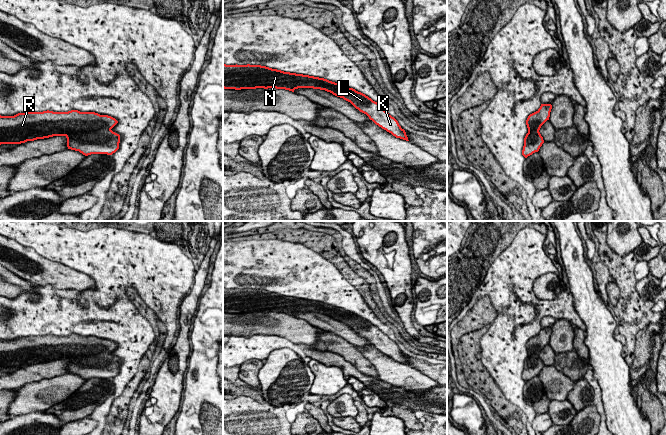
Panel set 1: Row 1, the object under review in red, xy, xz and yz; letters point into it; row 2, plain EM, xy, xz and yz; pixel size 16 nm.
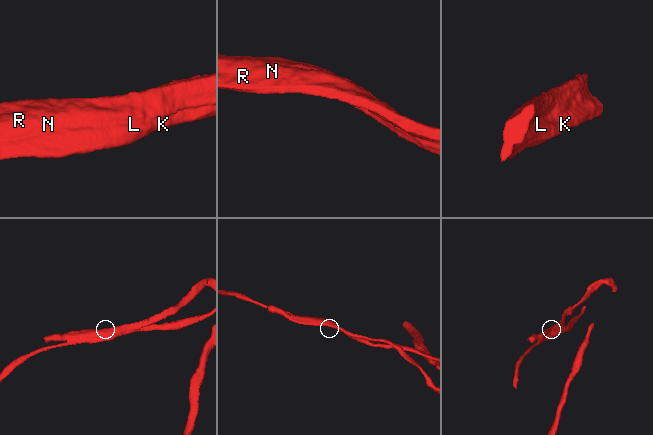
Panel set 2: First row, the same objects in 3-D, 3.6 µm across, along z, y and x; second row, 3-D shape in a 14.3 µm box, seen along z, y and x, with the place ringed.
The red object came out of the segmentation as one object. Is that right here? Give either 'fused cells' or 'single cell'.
fused cells

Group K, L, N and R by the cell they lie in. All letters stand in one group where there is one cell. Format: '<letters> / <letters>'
K L / N R

